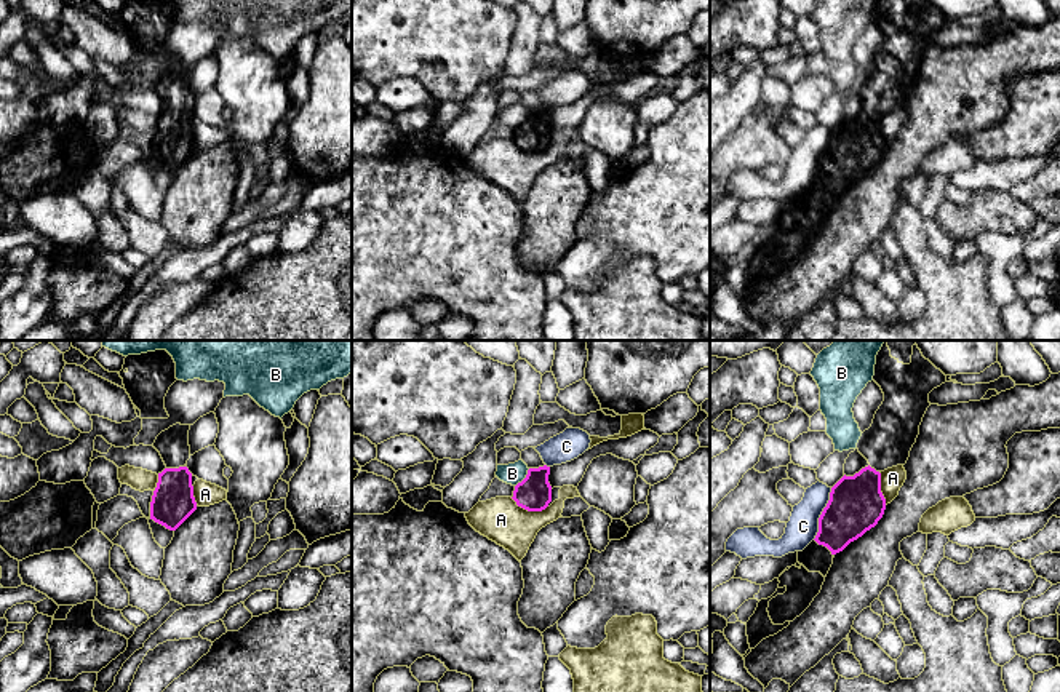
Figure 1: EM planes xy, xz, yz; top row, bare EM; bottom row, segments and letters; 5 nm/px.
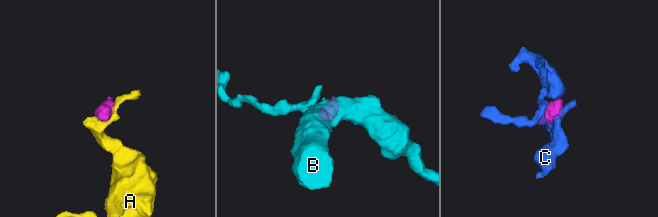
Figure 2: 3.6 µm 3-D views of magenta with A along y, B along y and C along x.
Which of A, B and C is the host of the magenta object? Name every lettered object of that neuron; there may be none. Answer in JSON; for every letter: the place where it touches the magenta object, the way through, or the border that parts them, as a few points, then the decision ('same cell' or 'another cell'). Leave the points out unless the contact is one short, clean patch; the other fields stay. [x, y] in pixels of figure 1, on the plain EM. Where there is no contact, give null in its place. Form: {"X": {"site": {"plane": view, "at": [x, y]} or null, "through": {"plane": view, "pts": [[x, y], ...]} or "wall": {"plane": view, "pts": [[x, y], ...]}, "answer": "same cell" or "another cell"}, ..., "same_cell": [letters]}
{"A": {"site": {"plane": "xz", "at": [530, 152]}, "wall": {"plane": "xz", "pts": [[510, 139], [528, 152], [544, 152], [547, 149]]}, "answer": "another cell"}, "B": {"site": {"plane": "xz", "at": [525, 120]}, "wall": {"plane": "xz", "pts": [[530, 111], [515, 128]]}, "answer": "another cell"}, "C": {"site": {"plane": "yz", "at": [822, 155]}, "wall": {"plane": "yz", "pts": [[832, 130], [830, 141], [819, 160], [819, 173], [812, 181]]}, "answer": "another cell"}, "same_cell": []}

